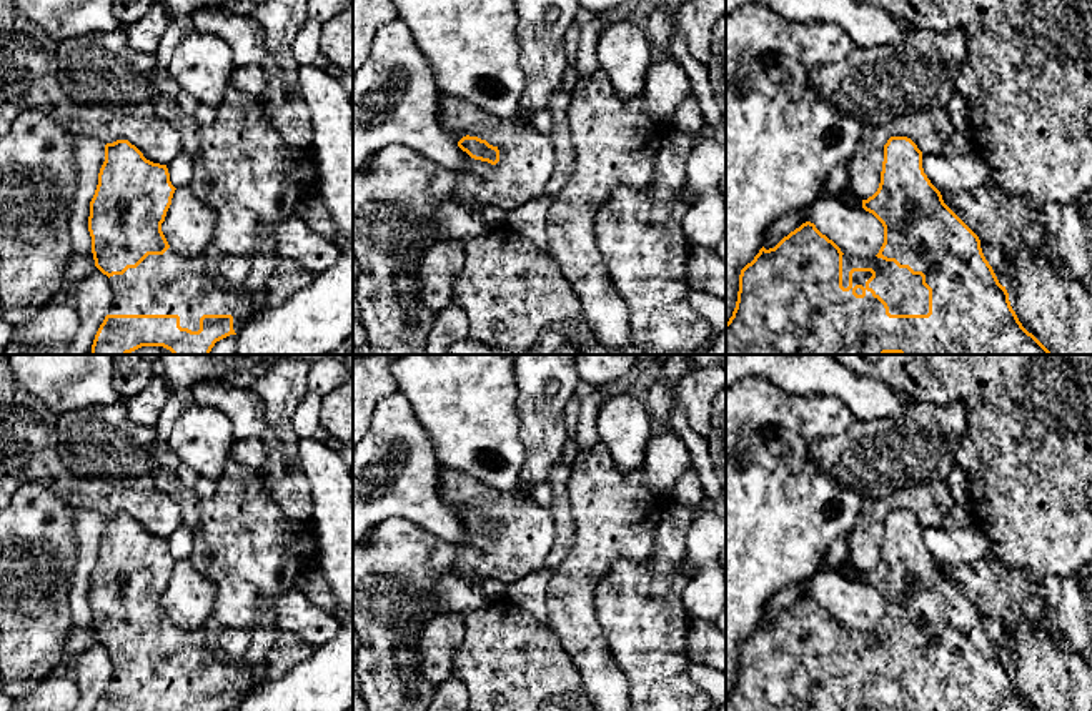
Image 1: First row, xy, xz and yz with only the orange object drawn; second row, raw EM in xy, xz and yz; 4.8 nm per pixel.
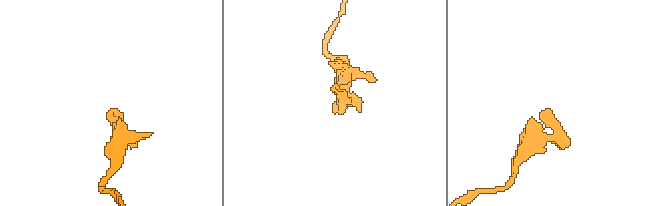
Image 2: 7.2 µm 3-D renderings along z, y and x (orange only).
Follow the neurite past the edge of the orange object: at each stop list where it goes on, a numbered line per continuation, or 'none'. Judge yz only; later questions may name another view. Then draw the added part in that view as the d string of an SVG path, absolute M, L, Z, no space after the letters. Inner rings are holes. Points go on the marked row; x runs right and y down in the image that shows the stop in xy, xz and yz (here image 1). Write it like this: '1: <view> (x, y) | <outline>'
1: yz (904, 293) | M842 255L842 286L849 286L852 268L872 268L876 278L869 288L876 291L889 306L891 315L927 315L929 290L922 285L921 275L912 275L907 268L899 268L894 261L882 258L859 258Z

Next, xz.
none

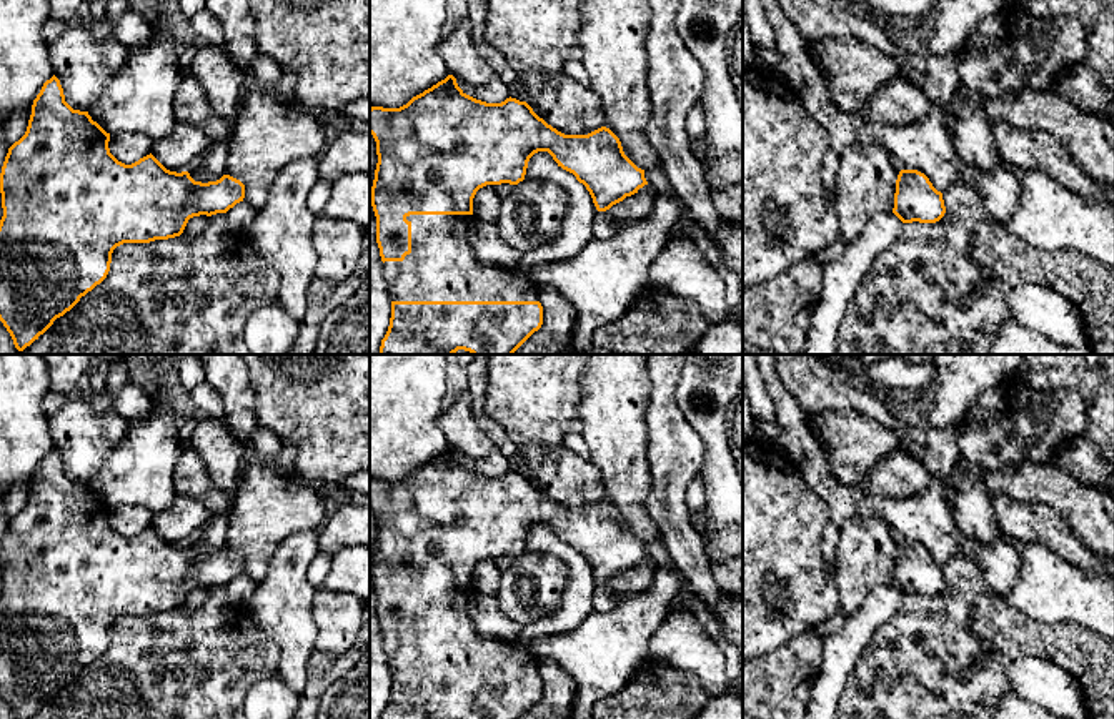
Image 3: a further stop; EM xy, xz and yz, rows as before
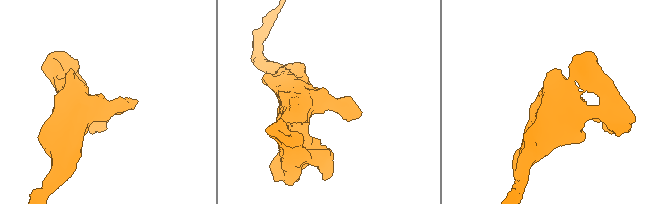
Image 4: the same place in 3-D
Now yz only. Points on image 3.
none

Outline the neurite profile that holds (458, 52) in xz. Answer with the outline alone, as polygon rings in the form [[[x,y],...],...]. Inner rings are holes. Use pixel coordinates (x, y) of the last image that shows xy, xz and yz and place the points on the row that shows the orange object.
[[[468,18],[451,35],[443,37],[436,52],[448,73],[470,85],[486,85],[495,75],[473,43],[473,25]]]

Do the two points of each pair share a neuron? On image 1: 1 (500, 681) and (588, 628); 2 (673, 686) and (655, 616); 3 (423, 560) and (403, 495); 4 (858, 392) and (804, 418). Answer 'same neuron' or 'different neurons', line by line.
1: different neurons
2: same neuron
3: different neurons
4: different neurons

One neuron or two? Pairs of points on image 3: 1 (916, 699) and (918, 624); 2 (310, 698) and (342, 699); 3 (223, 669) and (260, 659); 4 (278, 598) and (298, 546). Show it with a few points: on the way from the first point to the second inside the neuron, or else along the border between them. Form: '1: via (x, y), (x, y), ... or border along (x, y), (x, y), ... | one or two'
1: via (915, 681), (915, 648), (910, 643) | one
2: border along (337, 679), (320, 701) | two
3: via (232, 661), (252, 659) | one
4: via (287, 585), (287, 578), (297, 568), (298, 560) | one

